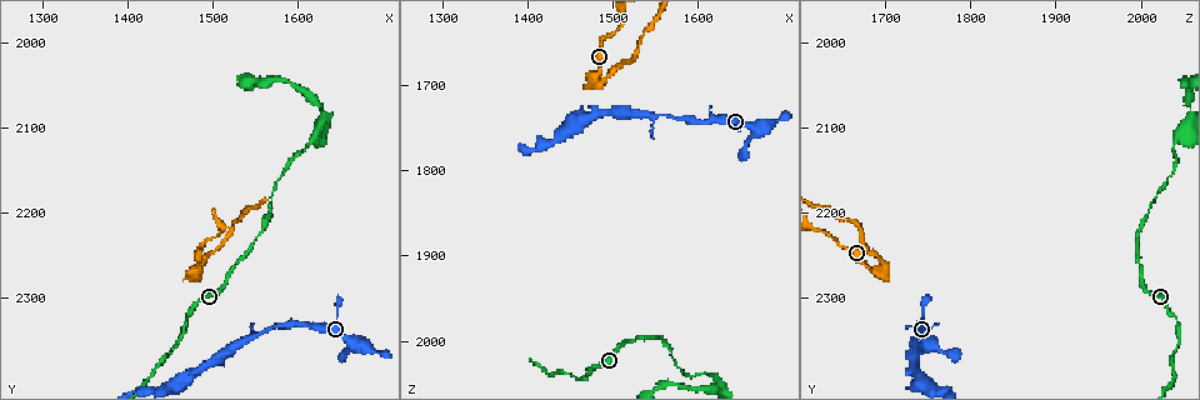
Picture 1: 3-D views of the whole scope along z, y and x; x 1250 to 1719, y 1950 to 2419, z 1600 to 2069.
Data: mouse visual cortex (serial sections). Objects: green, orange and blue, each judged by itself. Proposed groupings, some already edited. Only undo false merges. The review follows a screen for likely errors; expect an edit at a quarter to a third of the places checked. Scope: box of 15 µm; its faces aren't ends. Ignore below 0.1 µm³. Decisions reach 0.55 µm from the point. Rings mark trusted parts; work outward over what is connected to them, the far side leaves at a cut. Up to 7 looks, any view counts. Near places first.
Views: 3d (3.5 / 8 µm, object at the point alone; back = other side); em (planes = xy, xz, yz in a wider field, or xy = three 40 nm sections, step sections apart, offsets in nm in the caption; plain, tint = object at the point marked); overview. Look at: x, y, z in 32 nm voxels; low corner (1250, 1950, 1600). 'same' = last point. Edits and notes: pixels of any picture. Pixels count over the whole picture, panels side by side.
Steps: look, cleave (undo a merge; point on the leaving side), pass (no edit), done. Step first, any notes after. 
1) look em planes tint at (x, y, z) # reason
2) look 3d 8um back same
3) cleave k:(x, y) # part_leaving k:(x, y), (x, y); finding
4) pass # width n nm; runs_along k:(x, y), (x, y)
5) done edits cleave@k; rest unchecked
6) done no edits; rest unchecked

look 3d 3.5um at (1560, 2335, 1735) # a narrow waist

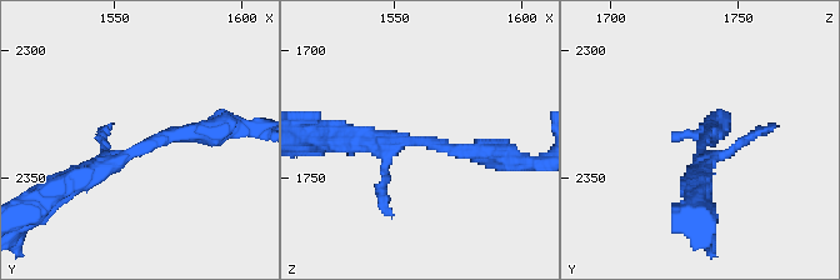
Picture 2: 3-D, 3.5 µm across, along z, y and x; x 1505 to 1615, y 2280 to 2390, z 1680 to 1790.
look em xy step 1 tint at (1560, 2337, 1736)

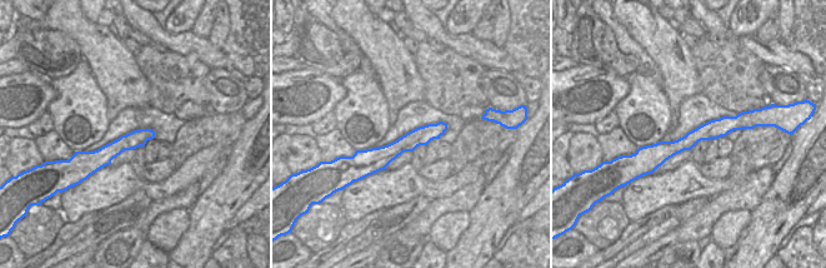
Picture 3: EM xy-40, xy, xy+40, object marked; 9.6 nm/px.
pass # width 190 nm; runs_along 2:(220, 128), (174, 131), (66, 185); all the same cell

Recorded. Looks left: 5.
look 3d 3.5um at (1480, 2265, 1695) # abrupt turn

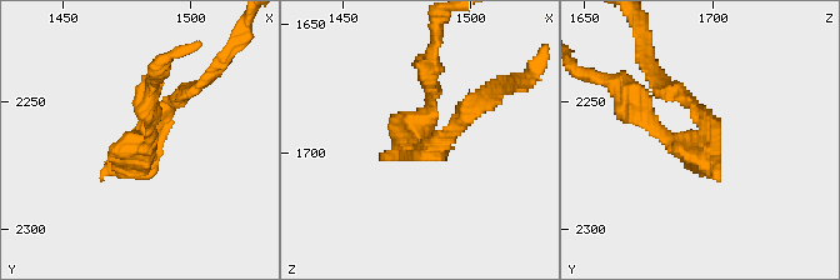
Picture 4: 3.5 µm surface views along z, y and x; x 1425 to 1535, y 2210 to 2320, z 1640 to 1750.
look em xy step 5 tint at (1482, 2265, 1699)

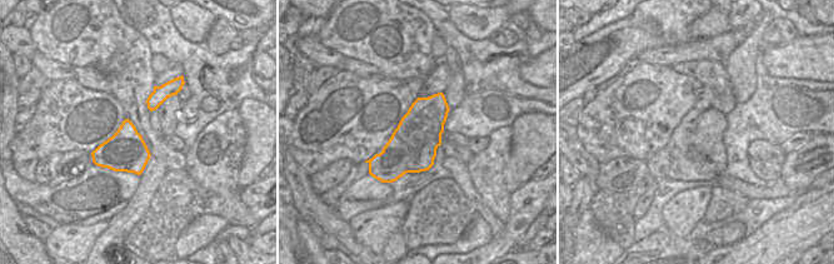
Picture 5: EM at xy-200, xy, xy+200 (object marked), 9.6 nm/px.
look em xy step 3 tint same # cut it another way

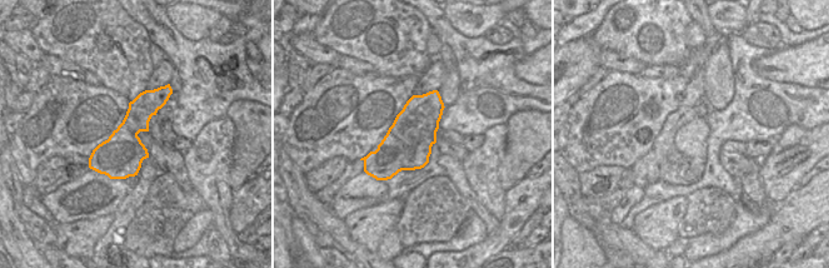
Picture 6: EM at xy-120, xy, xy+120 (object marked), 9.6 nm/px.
cleave 4:(668, 96) # part_leaving 4:(698, 110), (653, 76), (644, 49); two cells meet here

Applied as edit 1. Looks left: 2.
look em xy step 2 tint at (1625, 2105, 2050) # side arm on a straight run

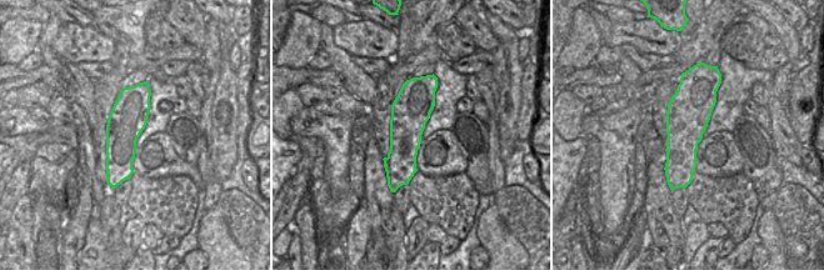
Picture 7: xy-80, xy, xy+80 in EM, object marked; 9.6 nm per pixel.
look 3d 3.5um same # see where the arms go

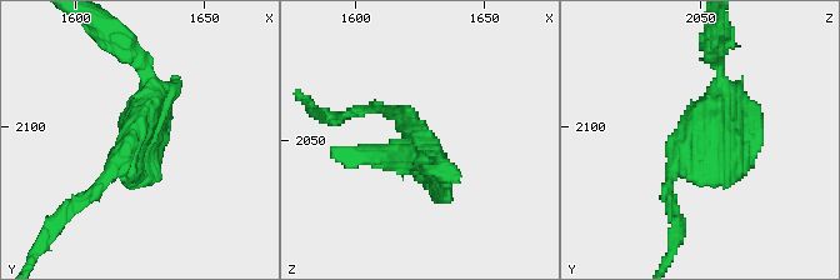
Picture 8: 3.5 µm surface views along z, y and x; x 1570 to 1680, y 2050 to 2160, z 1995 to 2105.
pass # runs_along 8:(88, 201), (138, 133), (141, 64); all the same cell

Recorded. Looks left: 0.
done edits cleave@4; rest unchecked

